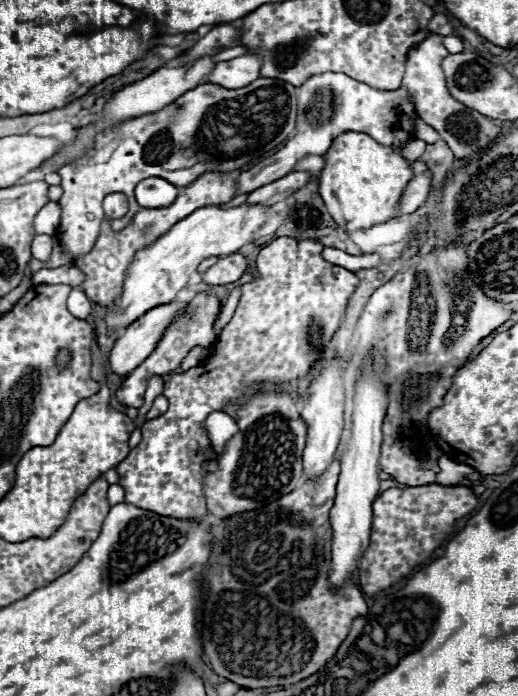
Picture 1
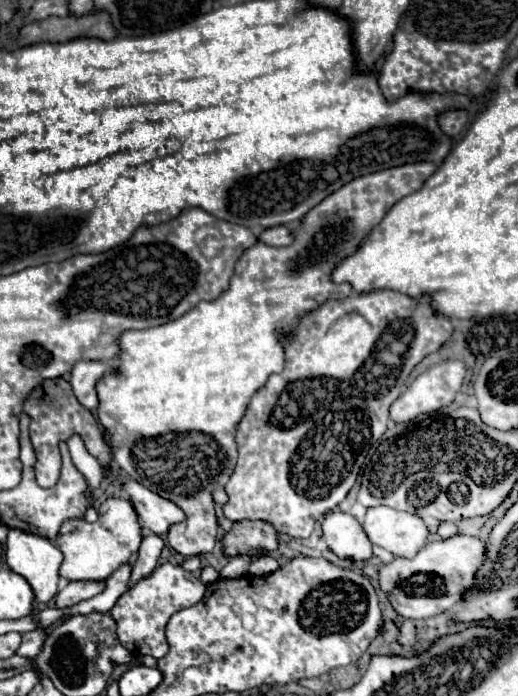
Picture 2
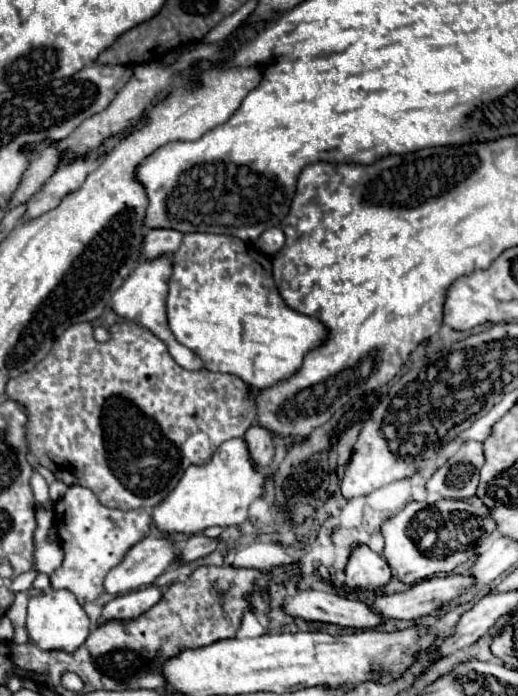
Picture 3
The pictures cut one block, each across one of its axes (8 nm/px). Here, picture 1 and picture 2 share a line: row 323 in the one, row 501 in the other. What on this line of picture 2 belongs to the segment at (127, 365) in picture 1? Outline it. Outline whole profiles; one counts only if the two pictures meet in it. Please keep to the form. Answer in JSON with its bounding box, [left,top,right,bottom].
[124,482,186,536]

